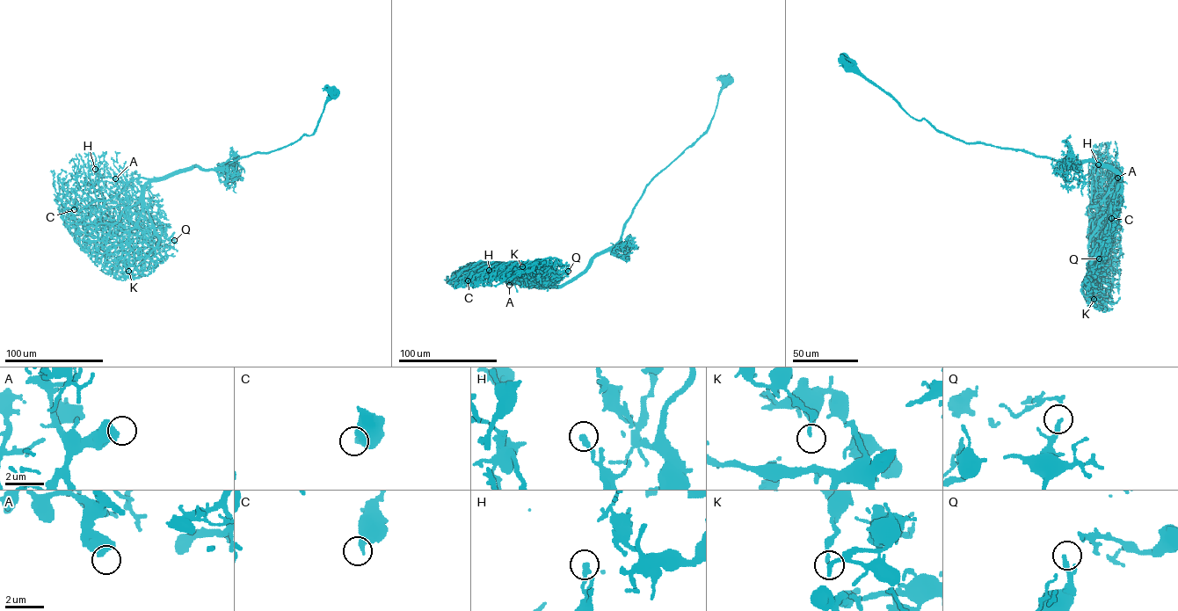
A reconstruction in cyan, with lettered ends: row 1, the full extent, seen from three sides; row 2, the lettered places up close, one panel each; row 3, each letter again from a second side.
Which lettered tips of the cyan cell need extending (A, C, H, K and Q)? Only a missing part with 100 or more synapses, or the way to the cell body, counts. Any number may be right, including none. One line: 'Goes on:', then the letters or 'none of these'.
Goes on: none of these

